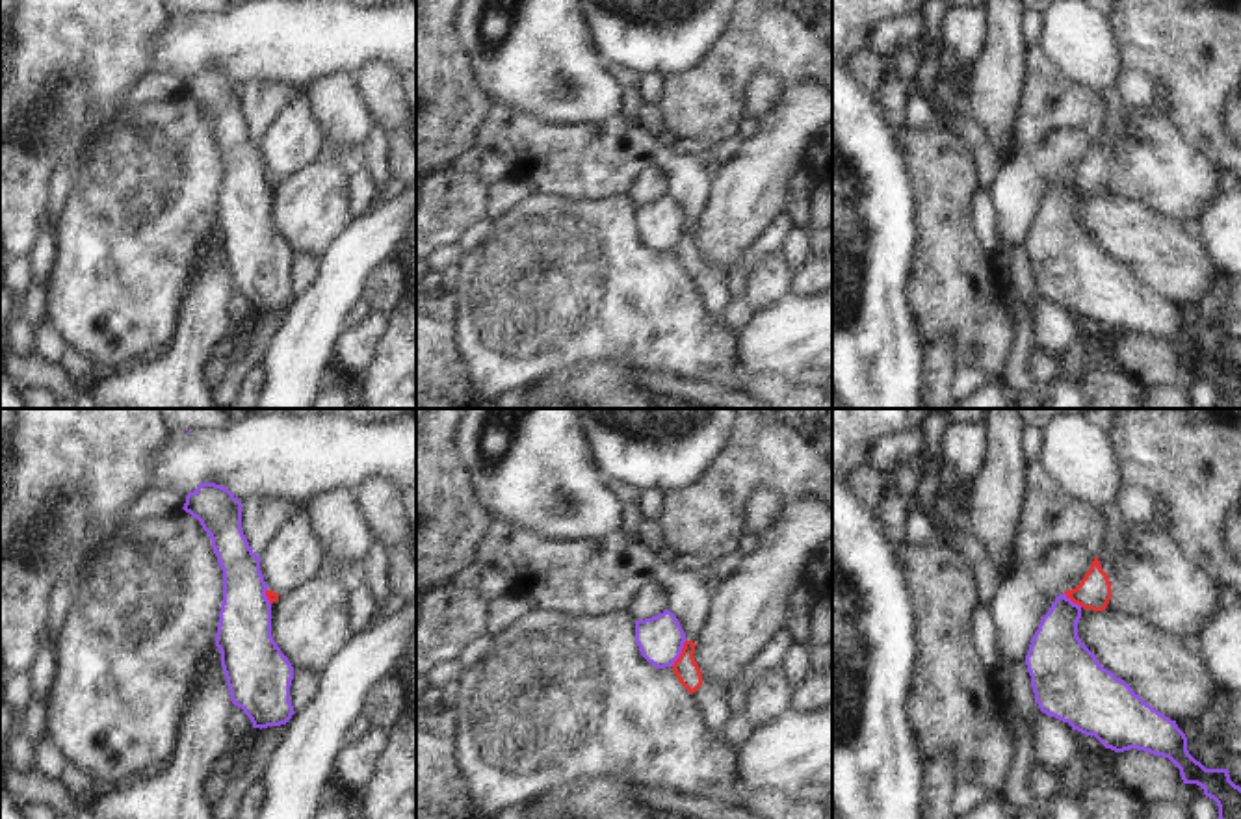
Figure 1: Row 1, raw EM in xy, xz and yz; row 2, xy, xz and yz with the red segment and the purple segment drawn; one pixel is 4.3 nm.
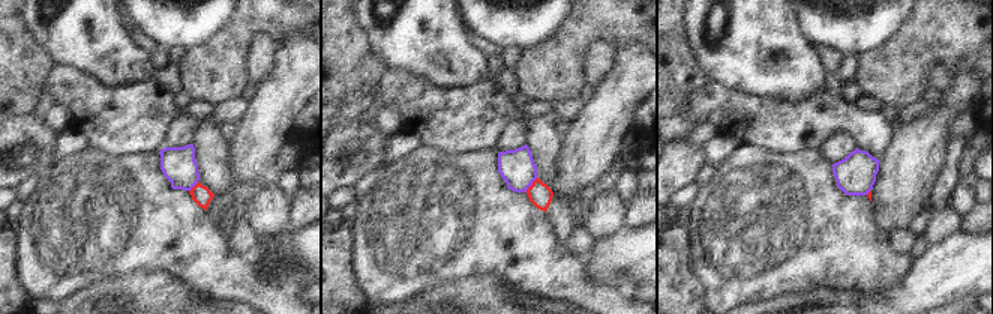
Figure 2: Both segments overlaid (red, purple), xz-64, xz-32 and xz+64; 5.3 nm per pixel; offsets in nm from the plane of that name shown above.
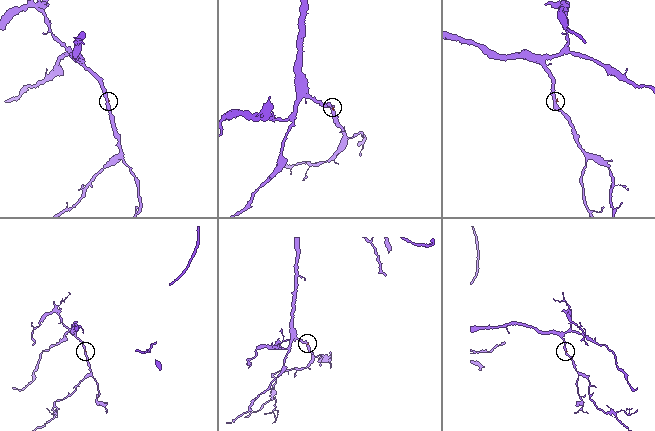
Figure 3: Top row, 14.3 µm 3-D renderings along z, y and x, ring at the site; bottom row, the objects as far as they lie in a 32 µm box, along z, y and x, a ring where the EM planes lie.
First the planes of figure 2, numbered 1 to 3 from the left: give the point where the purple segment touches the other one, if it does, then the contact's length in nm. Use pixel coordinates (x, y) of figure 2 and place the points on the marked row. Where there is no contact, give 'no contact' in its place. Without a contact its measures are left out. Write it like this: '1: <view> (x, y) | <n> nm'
1: xz-64 (194, 187) | 80 nm
2: xz-32 (531, 185) | 100 nm
3: xz+64 (869, 193) | 40 nm

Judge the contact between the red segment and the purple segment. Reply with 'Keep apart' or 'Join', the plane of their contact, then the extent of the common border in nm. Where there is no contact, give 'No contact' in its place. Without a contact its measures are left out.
Keep apart. Touches red in xz. Shared border 140 nm.

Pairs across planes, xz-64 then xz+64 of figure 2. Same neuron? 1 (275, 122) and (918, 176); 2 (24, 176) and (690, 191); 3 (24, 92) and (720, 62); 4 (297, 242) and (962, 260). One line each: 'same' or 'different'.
1: same
2: different
3: different
4: same

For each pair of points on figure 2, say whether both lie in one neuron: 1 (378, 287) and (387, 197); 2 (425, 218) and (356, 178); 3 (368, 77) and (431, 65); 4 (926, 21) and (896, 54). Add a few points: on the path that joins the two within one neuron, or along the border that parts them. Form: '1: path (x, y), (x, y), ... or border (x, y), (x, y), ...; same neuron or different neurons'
1: path (387, 265), (387, 220); same neuron
2: border (384, 167), (380, 184), (374, 191); different neurons
3: border (366, 39), (371, 50), (387, 69); different neurons
4: path (921, 29), (903, 47); same neuron

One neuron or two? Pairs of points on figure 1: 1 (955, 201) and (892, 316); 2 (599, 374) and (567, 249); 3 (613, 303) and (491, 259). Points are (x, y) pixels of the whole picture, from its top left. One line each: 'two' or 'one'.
1: two
2: two
3: one

